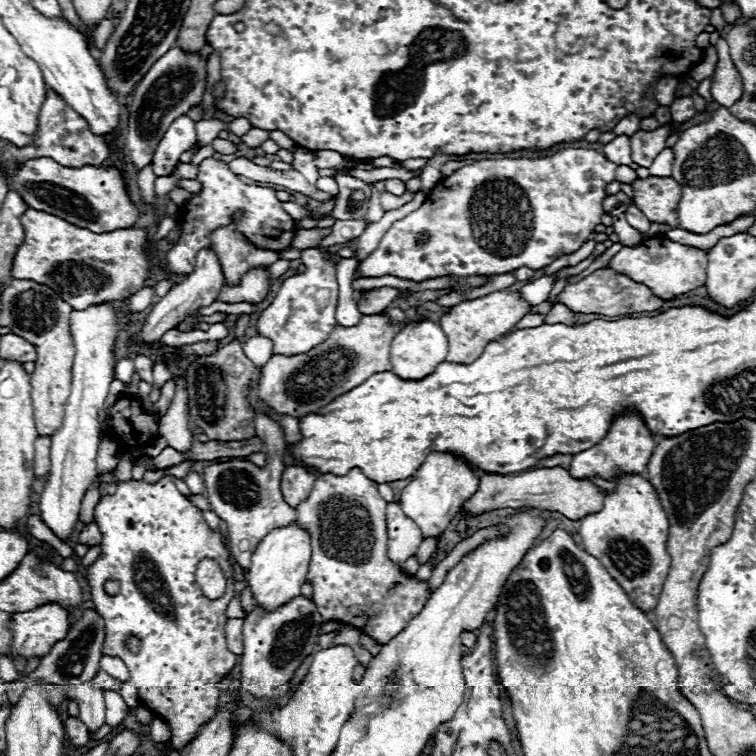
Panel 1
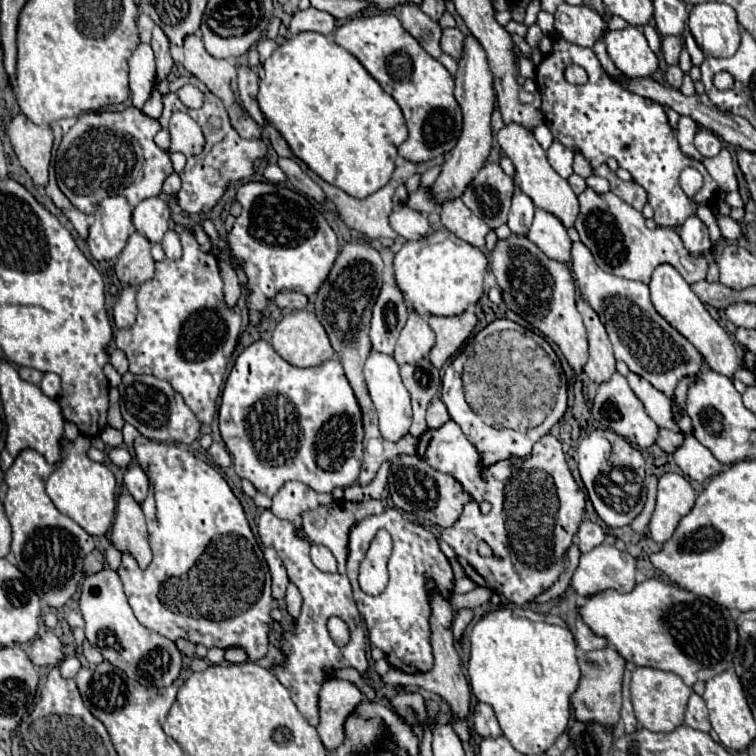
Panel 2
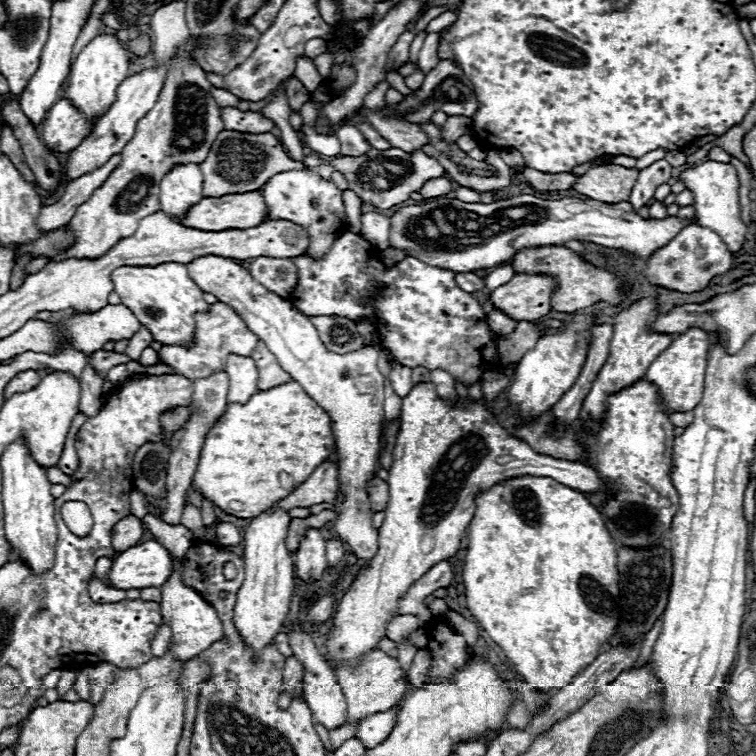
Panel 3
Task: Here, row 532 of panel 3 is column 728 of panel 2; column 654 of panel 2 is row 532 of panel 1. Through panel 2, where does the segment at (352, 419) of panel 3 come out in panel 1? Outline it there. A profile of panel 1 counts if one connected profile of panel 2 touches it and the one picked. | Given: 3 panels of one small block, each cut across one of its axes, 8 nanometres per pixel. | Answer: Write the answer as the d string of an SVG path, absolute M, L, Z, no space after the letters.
M296 522L284 528L274 528L270 534L266 534L258 548L254 550L252 564L246 572L246 584L252 588L256 602L264 606L264 610L274 610L274 606L282 606L282 602L288 602L290 598L298 596L300 586L304 584L308 574L310 556L312 556L310 534Z

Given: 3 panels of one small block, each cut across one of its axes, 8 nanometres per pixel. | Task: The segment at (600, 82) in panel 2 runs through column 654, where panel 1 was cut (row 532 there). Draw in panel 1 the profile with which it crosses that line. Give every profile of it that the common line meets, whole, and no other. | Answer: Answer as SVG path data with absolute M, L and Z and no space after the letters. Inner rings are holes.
M164 476L156 484L146 484L140 480L132 480L126 484L118 484L116 494L102 496L94 510L94 522L102 530L102 554L88 568L88 586L92 594L94 608L102 614L106 622L106 642L104 654L118 656L124 660L130 672L130 682L136 686L140 702L156 716L170 724L172 728L172 744L178 752L184 752L188 742L196 736L198 728L208 722L220 698L220 682L224 676L238 664L236 654L226 648L226 632L224 626L228 622L226 608L234 596L234 574L236 562L232 560L228 546L222 542L222 532L212 530L202 512L178 492L174 484L174 476ZM202 558L214 558L226 576L226 594L218 600L208 600L200 586L196 584L194 572ZM106 580L120 582L120 594L110 596L104 590ZM136 636L142 642L140 652L132 652L126 646L126 638Z

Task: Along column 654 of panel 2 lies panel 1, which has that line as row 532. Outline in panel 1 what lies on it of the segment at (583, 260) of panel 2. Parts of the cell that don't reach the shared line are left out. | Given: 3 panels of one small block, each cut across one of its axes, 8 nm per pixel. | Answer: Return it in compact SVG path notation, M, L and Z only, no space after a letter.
M352 468L344 476L322 474L316 478L314 488L298 508L298 524L310 532L312 558L306 580L314 586L314 600L324 620L346 622L360 632L372 636L382 646L400 634L406 624L420 614L430 598L430 584L420 582L414 574L408 574L404 566L388 558L388 530L386 530L386 500L378 494L378 484L362 474L360 468Z

